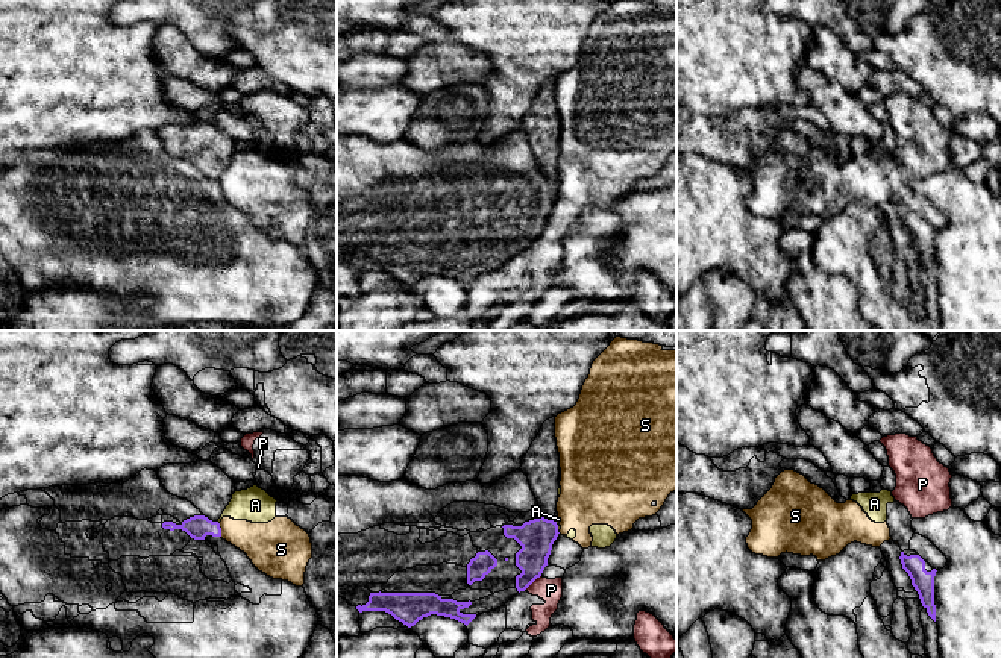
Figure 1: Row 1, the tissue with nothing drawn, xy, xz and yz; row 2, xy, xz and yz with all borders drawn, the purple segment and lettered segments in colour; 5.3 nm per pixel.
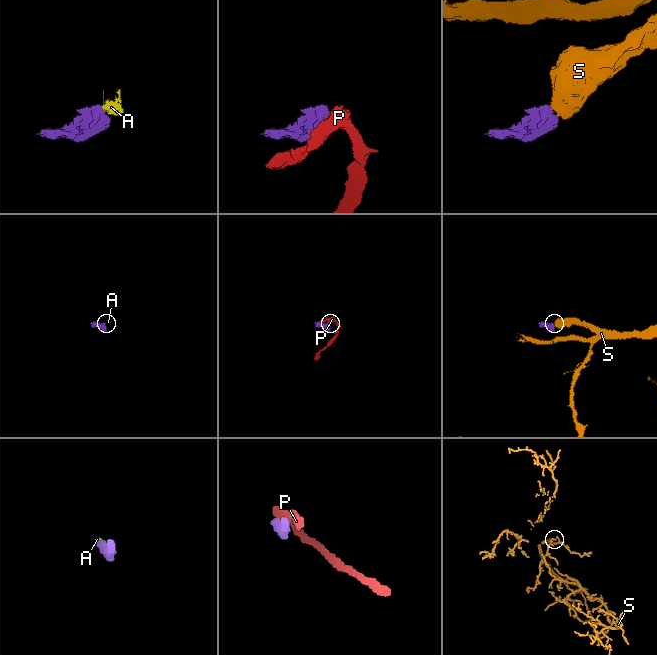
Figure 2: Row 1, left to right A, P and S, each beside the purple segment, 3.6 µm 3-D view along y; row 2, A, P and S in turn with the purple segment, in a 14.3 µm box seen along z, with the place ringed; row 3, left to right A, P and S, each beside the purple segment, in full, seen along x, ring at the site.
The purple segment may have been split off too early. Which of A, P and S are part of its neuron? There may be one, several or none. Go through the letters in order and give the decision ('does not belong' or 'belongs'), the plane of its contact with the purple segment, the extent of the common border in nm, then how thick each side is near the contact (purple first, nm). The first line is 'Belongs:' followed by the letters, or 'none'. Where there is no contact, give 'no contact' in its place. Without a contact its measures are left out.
Belongs: none
A: does not belong; contact in xz; length 70 nm; calibres 190 and 20 nm
P: does not belong; contact in xz; length 120 nm; calibres 190 and 130 nm
S: does not belong; contact in xy; length 70 nm; calibres 120 and 220 nm

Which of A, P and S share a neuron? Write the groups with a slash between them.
A P S

